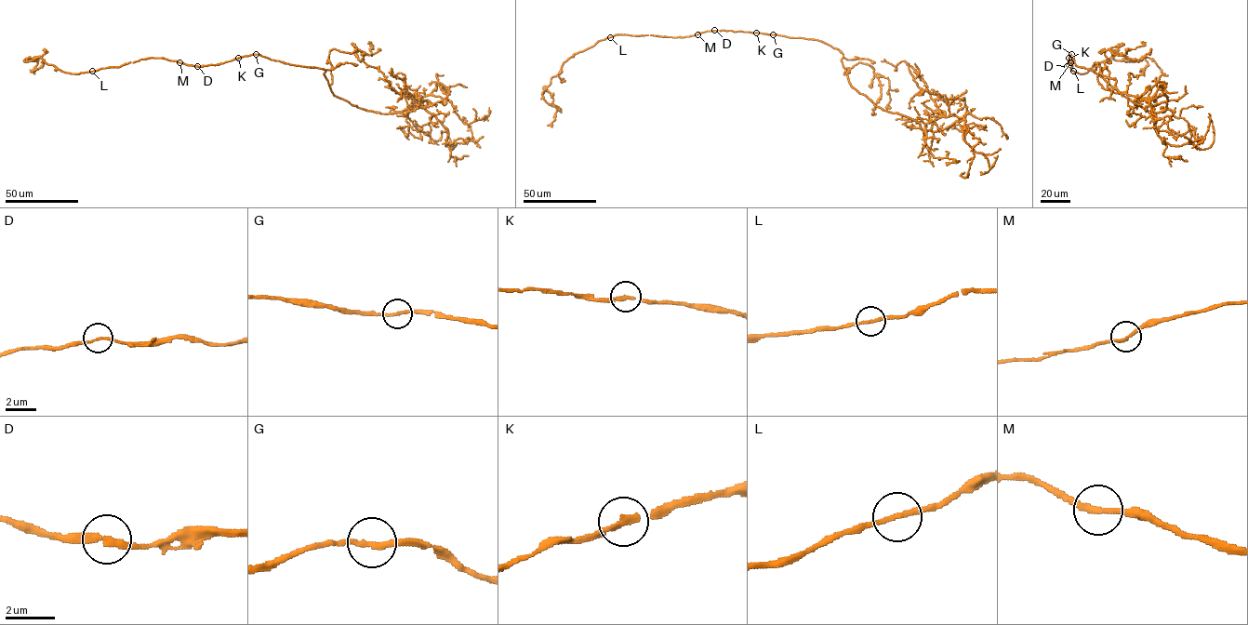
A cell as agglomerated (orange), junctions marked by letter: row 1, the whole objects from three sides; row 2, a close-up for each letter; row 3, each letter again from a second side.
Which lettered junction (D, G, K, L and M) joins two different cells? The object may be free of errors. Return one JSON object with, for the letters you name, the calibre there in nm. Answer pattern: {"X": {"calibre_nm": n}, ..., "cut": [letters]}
{"cut": []}

